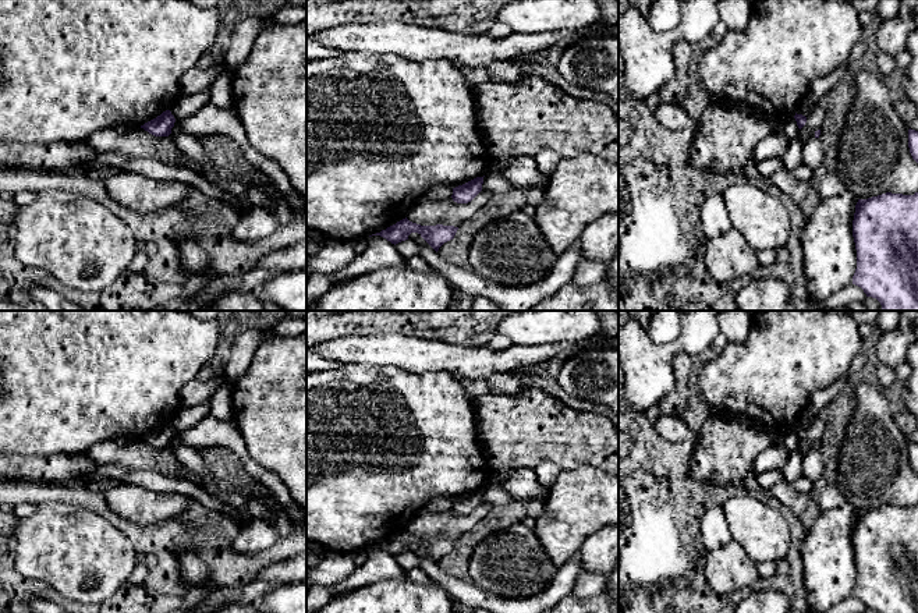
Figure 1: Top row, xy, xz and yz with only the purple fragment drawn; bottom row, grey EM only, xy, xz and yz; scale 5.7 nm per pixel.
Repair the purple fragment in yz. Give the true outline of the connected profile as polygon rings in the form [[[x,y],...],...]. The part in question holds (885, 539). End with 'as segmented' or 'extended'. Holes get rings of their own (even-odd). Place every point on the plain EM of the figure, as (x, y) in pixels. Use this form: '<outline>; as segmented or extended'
[[[918,504],[858,511],[853,596],[878,613],[918,613]]]; as segmented

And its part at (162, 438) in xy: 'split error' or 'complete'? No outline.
complete

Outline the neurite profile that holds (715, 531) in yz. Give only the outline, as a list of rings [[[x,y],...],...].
[[[719,503],[703,513],[699,521],[699,529],[706,552],[716,550],[734,541]]]

